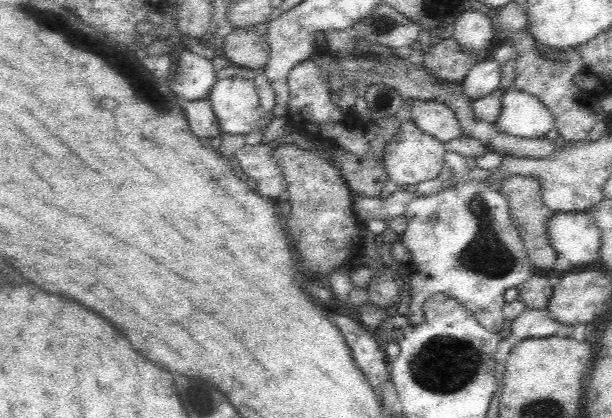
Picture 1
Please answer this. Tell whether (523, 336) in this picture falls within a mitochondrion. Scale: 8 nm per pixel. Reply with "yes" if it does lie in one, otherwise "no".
no

